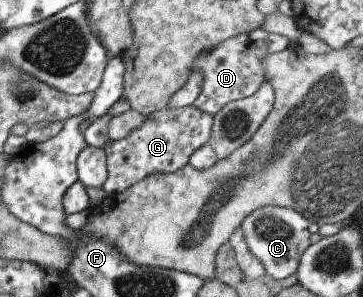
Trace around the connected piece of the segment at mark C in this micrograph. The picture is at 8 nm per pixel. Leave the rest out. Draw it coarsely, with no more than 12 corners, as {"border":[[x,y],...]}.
{"border":[[260,207],[241,228],[266,274],[297,273],[311,245],[297,210]]}

